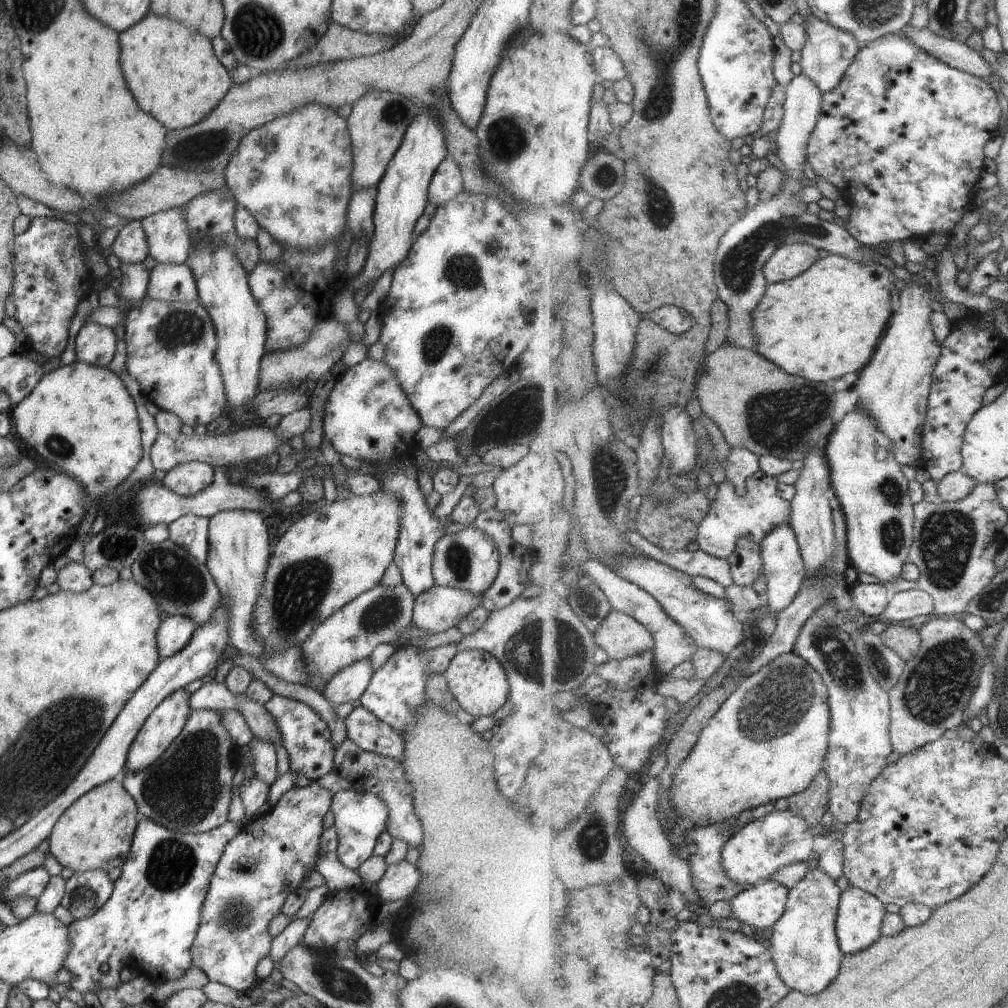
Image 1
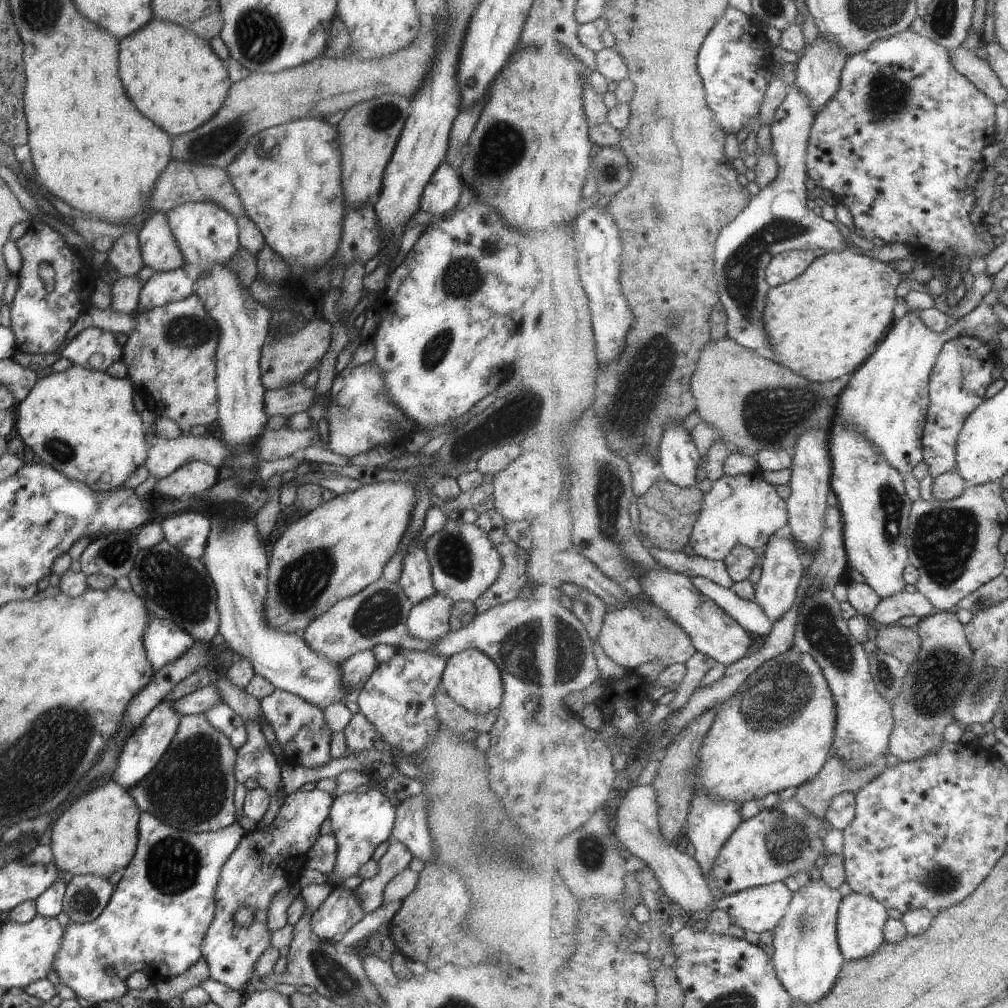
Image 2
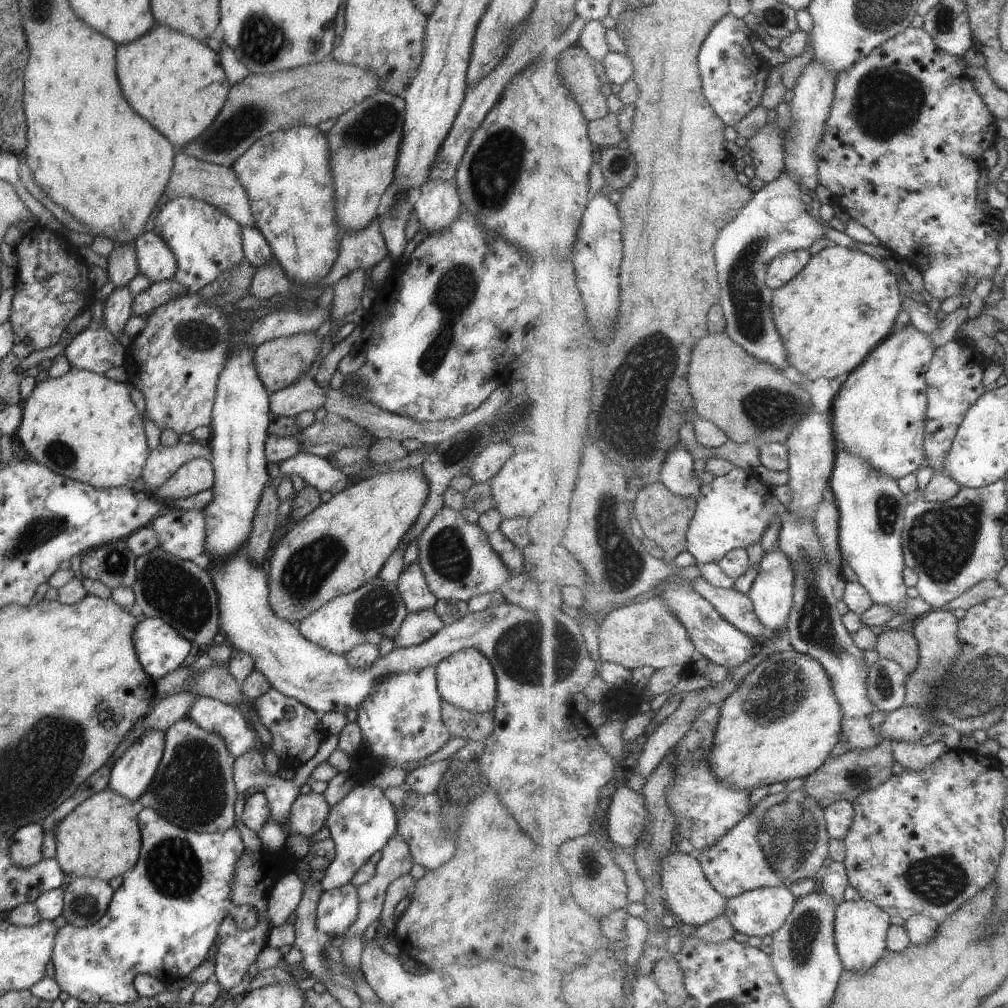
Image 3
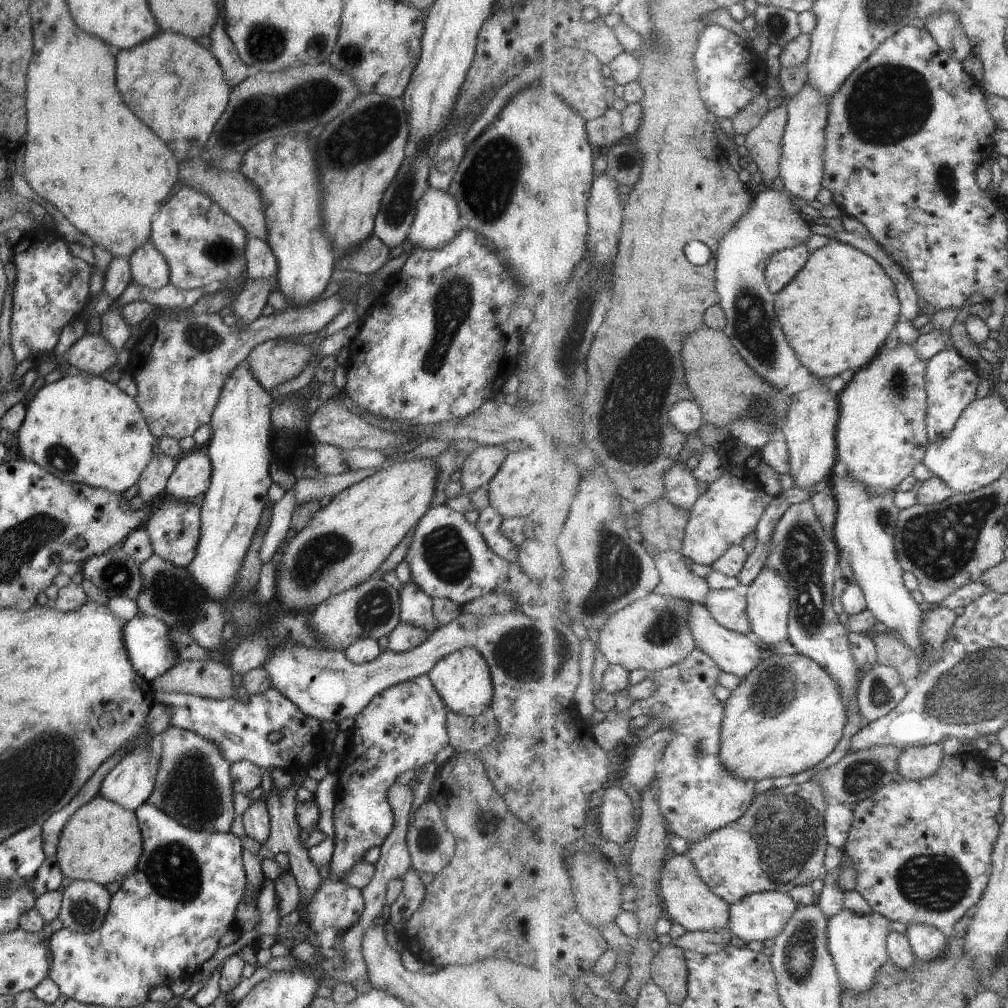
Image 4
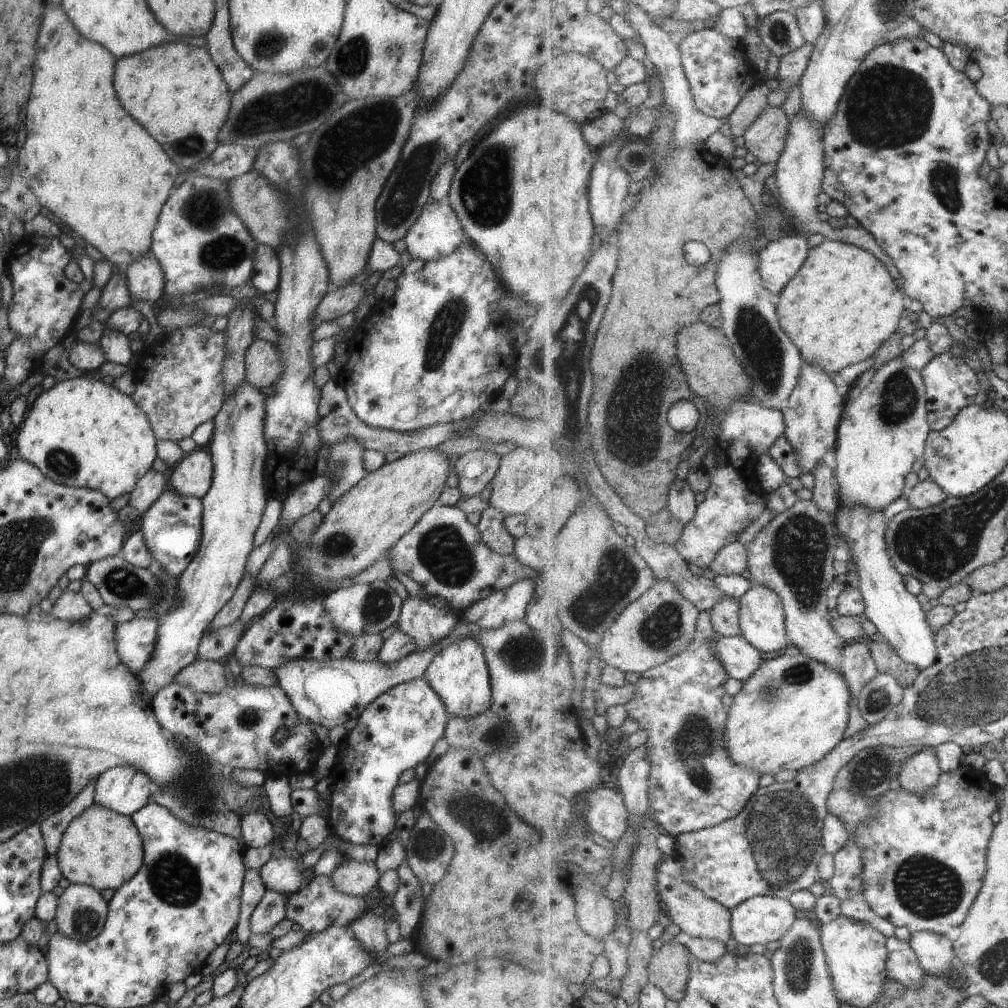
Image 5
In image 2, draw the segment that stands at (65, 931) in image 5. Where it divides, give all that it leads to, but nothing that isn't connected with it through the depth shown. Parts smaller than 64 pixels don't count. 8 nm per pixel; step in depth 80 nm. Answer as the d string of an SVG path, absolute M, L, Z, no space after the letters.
M91 874L75 875L67 882L62 899L62 911L68 916L69 923L85 924L95 920L103 912L113 893L113 886L106 878Z

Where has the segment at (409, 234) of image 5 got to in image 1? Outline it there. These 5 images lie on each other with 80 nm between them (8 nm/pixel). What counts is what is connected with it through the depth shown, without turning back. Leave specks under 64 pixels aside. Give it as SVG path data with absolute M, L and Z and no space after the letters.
M446 156L437 164L427 186L426 203L439 207L462 190L462 175L454 161Z

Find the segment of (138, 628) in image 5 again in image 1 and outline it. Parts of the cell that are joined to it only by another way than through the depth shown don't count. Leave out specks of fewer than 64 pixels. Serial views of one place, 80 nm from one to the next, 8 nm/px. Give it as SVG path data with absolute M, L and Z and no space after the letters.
M168 616L160 620L155 630L155 650L159 660L182 650L195 631L195 622L183 616Z

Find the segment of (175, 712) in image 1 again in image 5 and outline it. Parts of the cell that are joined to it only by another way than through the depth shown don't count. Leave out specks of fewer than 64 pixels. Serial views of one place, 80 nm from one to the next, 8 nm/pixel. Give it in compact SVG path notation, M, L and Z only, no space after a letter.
M117 766L99 774L93 782L93 803L115 814L130 816L149 802L156 786L143 770Z

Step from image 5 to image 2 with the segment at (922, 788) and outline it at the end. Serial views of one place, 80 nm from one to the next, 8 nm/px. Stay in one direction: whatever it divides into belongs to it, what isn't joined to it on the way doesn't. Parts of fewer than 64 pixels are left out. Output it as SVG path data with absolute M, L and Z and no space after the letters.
M938 611L936 614L919 621L915 628L918 630L919 638L922 639L922 653L919 654L919 660L908 669L903 692L892 704L895 726L890 737L890 750L888 752L897 757L900 762L921 760L925 756L933 754L933 750L943 746L945 728L949 724L958 724L951 708L966 698L963 696L962 691L967 678L970 678L971 662L975 657L975 652L967 639L966 626L959 622L955 612Z

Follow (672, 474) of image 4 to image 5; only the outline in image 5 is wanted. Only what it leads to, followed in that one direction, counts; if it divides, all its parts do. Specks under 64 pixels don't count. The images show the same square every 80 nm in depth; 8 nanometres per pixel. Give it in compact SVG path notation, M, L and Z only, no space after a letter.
M687 478L675 480L671 484L668 510L677 518L677 522L681 522L683 526L689 526L695 520L697 508L697 498L691 492Z

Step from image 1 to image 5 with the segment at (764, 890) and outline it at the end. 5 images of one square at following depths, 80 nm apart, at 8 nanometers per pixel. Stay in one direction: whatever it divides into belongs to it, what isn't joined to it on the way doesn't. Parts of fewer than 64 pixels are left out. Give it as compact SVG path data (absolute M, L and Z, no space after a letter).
M759 896L751 898L731 912L732 936L736 942L743 946L760 944L767 946L769 942L781 941L781 938L792 930L799 913L789 900L775 896Z

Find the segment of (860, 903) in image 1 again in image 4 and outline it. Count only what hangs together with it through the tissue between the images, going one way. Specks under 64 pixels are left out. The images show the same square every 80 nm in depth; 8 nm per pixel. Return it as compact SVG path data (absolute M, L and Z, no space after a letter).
M844 910L829 920L827 946L833 956L835 968L842 979L842 988L855 994L867 994L878 981L879 970L890 962L888 937L891 932L890 920L875 911L857 914Z

